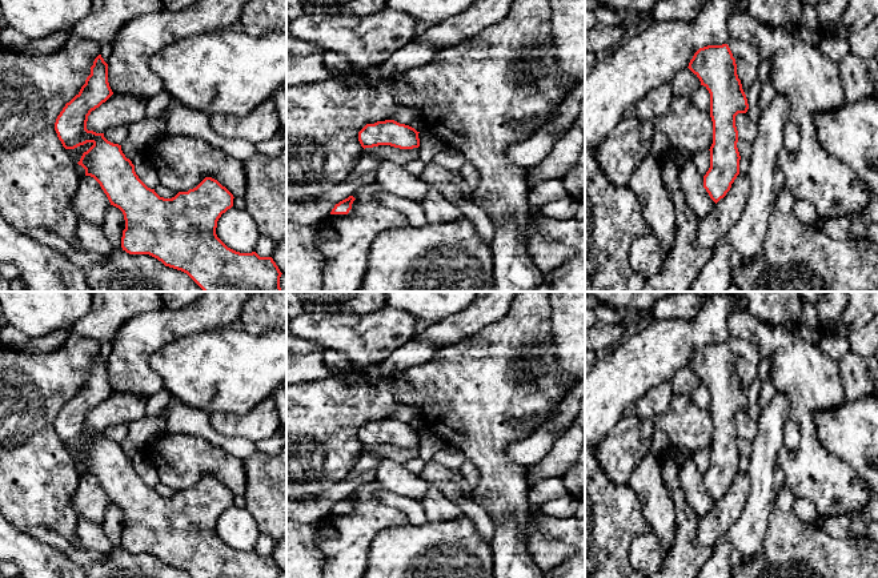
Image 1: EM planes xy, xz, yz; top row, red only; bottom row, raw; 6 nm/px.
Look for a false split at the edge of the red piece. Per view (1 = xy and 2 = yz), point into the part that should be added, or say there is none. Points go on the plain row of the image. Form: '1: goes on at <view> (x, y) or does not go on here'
1: does not go on here
2: does not go on here

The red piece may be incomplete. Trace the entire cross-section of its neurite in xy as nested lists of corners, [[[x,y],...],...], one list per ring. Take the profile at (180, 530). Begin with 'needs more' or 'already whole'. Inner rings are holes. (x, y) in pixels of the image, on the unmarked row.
already whole | [[[99,353],[91,365],[91,373],[80,390],[65,402],[56,417],[55,429],[65,447],[75,447],[87,441],[93,443],[83,451],[77,461],[85,467],[85,474],[93,475],[107,493],[111,503],[119,506],[125,518],[121,546],[129,553],[149,553],[165,565],[187,571],[192,578],[280,578],[281,570],[272,555],[260,555],[256,550],[240,551],[228,546],[216,533],[217,519],[222,511],[233,505],[233,493],[217,478],[205,475],[196,486],[179,490],[172,497],[160,495],[155,487],[148,486],[136,473],[135,463],[121,449],[121,443],[113,442],[104,435],[87,428],[88,414],[113,393],[108,381],[108,362]]]

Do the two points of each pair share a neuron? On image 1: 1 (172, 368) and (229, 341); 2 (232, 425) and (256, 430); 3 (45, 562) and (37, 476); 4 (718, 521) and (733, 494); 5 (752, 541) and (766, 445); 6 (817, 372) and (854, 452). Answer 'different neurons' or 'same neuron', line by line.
1: same neuron
2: same neuron
3: different neurons
4: same neuron
5: same neuron
6: different neurons

